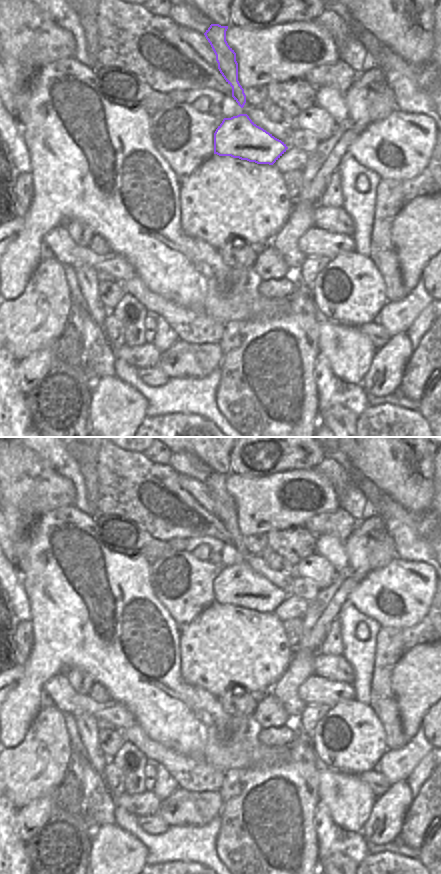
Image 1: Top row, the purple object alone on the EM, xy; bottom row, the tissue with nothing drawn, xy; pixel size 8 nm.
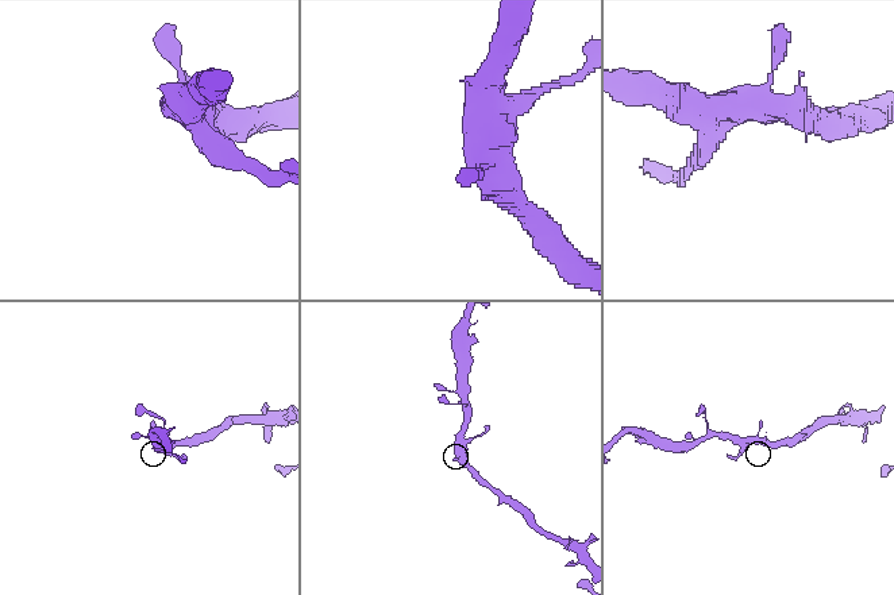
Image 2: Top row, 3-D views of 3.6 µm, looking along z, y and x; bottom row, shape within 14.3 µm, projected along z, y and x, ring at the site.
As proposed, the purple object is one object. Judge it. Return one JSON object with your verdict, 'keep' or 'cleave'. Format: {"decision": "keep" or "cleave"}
{"decision": "keep"}

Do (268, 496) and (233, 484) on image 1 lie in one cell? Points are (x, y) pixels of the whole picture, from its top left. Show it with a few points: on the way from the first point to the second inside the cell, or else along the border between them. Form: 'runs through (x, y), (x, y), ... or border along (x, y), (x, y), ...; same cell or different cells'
runs through (259, 496), (255, 496), (242, 488); same cell

